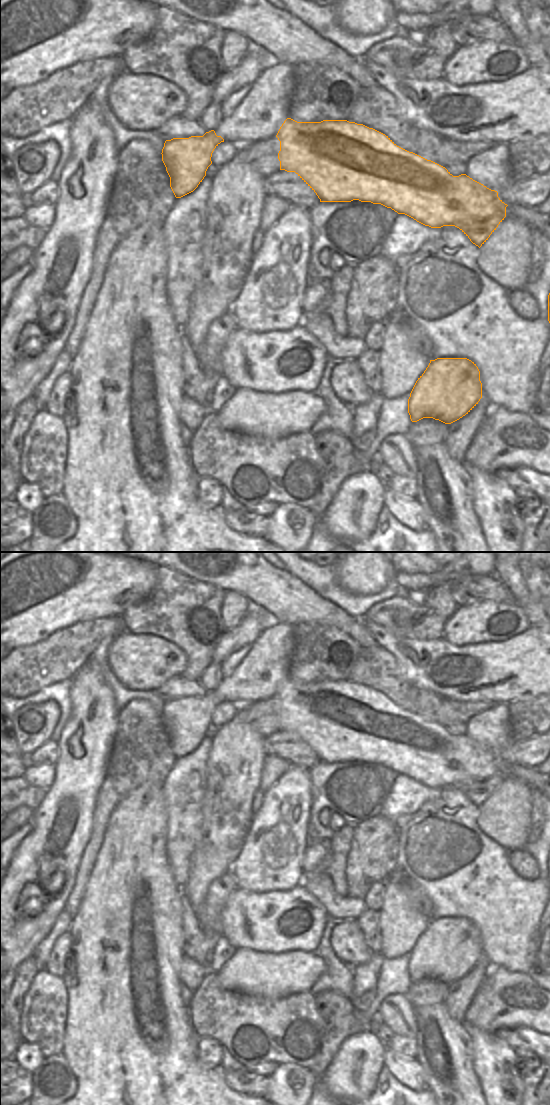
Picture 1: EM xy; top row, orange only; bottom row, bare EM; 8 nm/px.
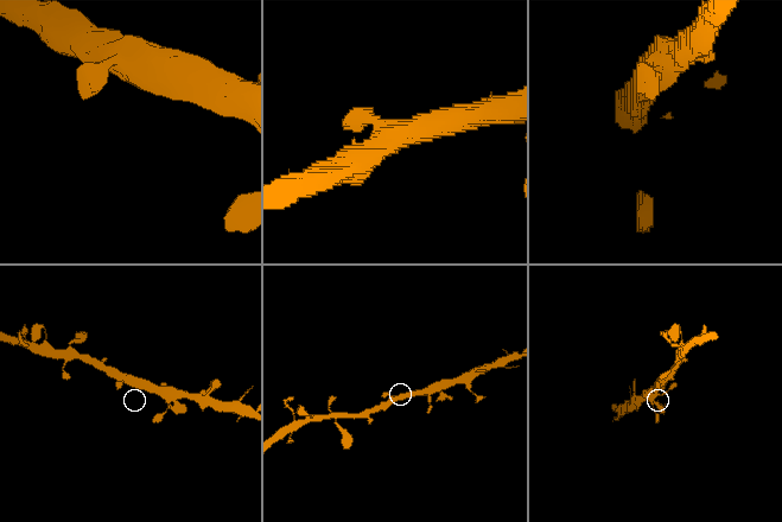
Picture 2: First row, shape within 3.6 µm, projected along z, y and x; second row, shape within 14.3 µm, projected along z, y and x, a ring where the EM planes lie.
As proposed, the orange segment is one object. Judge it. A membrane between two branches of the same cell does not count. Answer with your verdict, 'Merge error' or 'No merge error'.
No merge error

